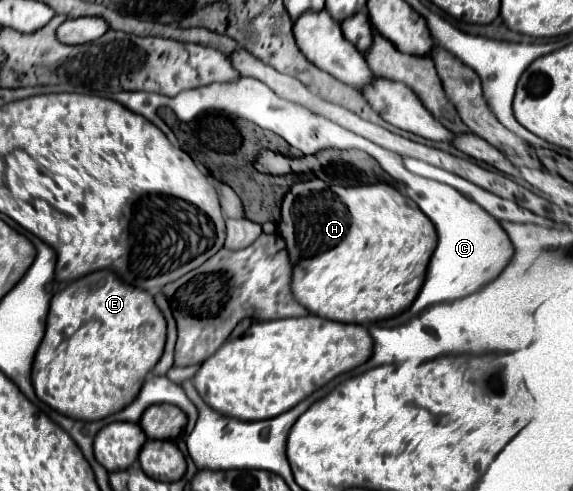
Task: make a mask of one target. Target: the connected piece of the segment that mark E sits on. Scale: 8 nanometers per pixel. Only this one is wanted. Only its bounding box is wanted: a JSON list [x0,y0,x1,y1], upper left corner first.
[33,270,167,420]

